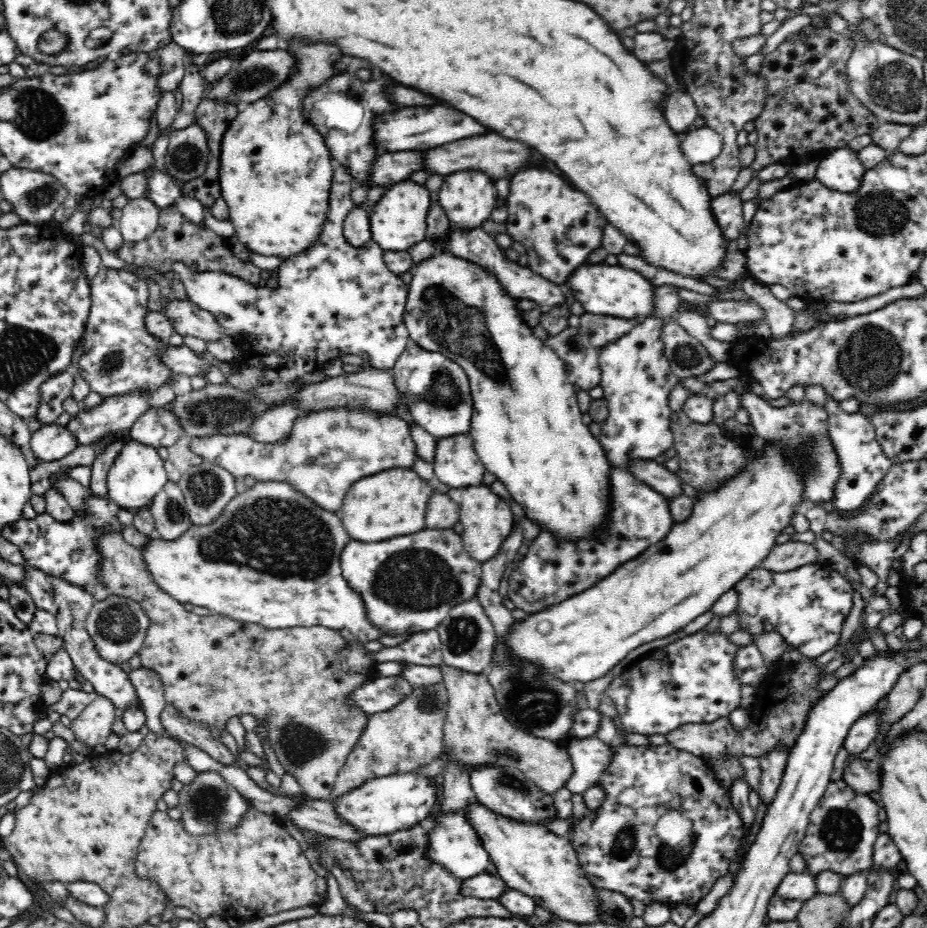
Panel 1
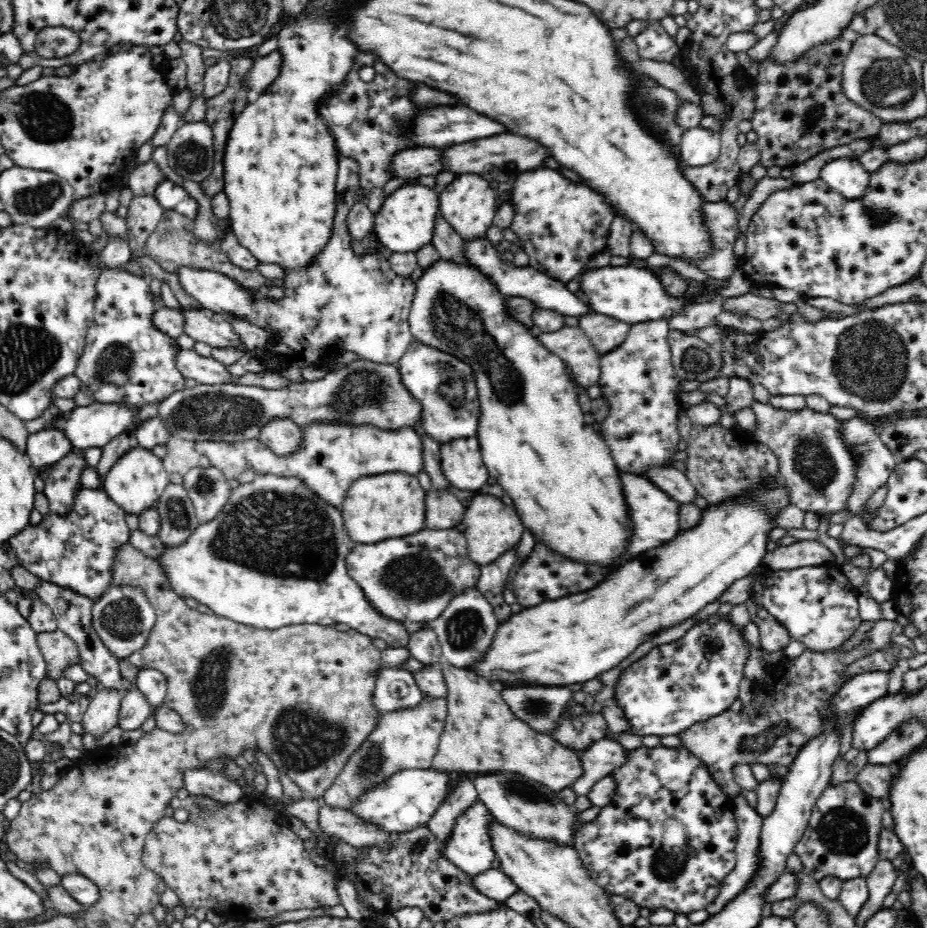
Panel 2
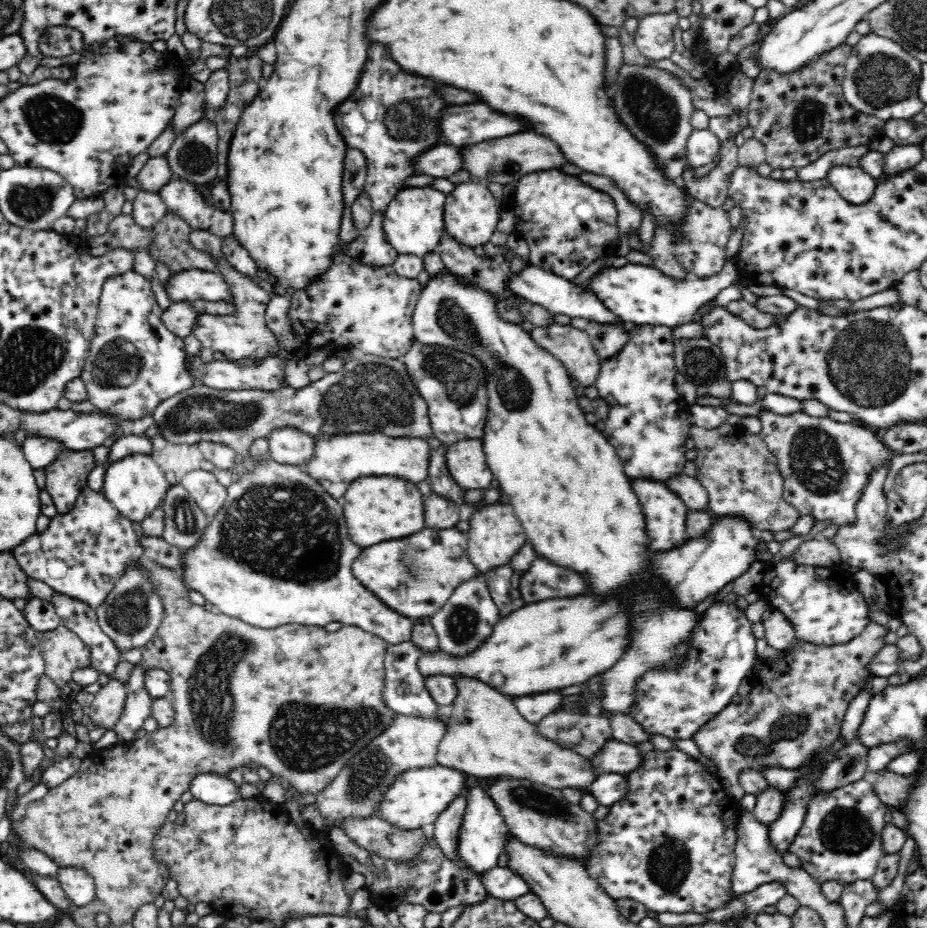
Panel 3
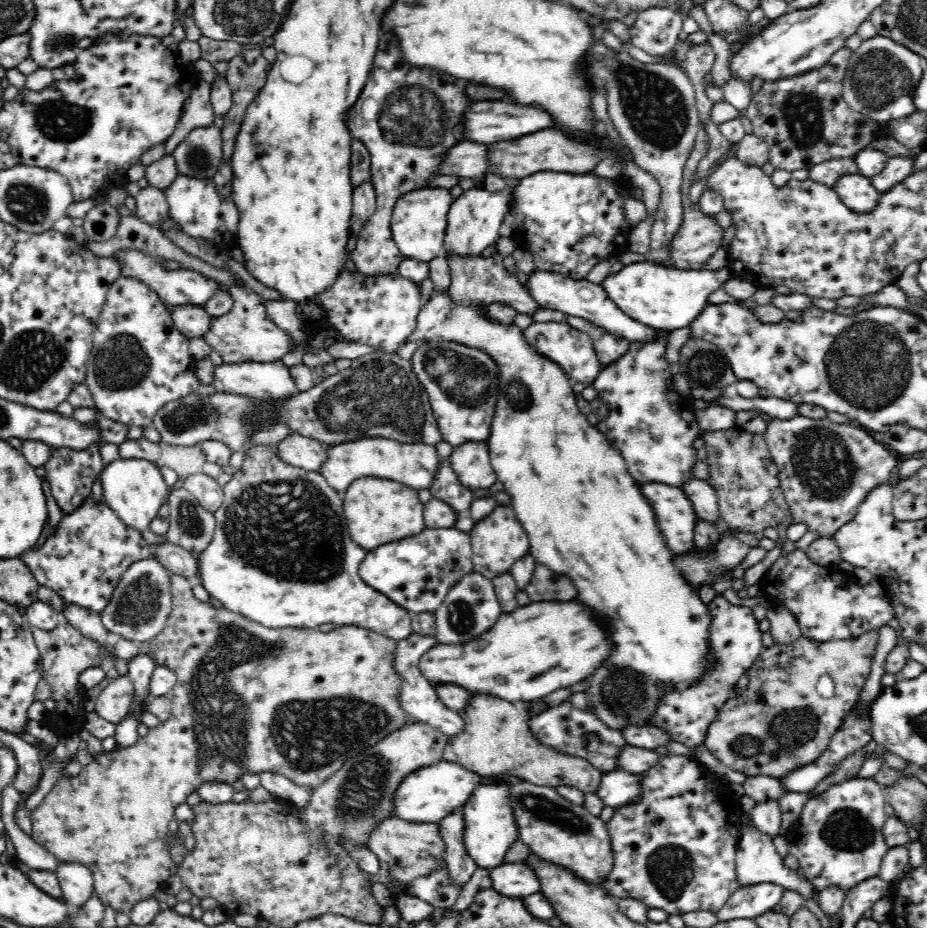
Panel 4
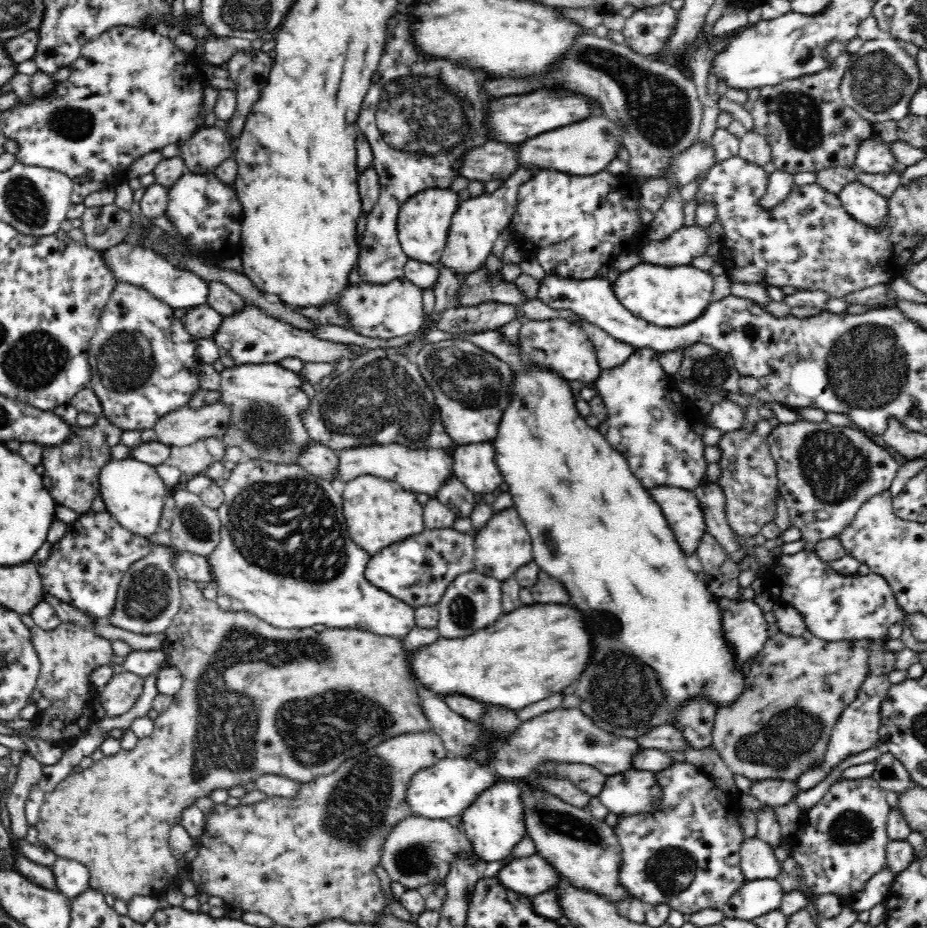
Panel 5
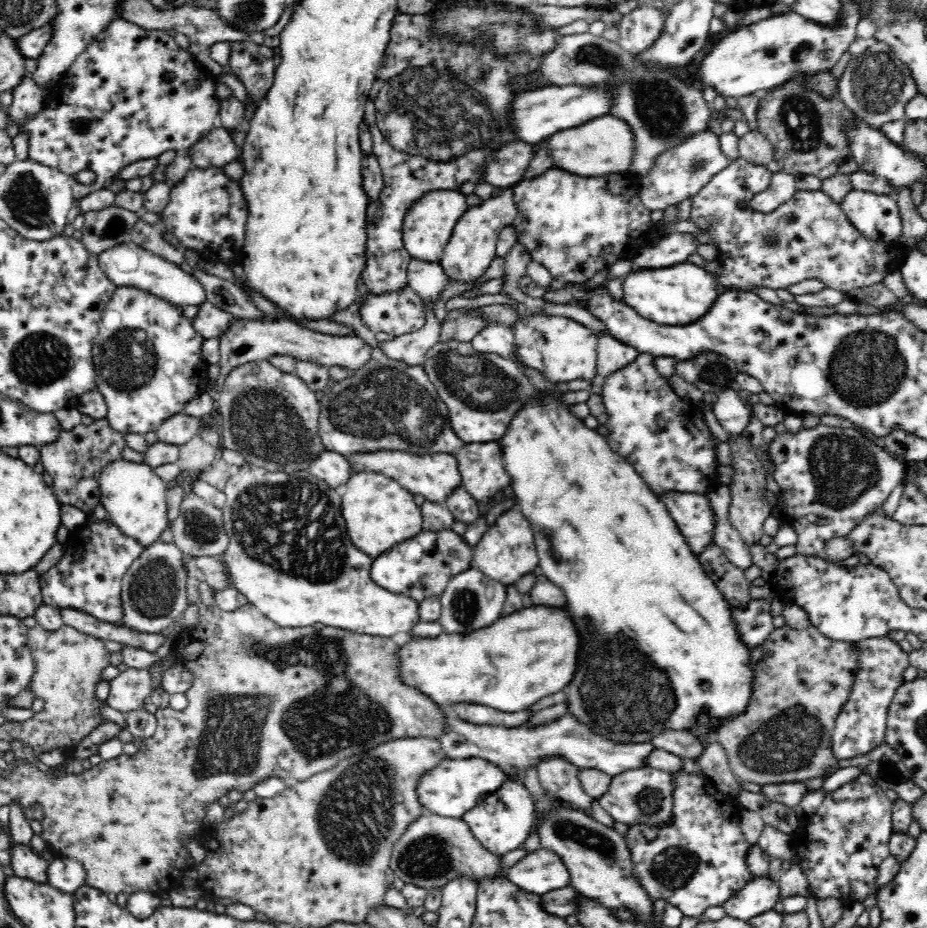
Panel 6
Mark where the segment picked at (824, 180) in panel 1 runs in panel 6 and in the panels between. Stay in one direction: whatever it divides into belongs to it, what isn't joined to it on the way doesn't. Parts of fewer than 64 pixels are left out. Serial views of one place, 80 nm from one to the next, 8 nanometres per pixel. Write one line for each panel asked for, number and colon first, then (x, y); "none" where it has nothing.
2: (847, 176)
3: (856, 186)
4: (857, 192)
5: (867, 206)
6: (876, 216)

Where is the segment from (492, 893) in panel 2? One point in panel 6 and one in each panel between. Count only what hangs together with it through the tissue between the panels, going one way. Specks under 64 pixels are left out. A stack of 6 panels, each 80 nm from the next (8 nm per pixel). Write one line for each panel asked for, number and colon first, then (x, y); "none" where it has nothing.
3: (502, 883)
4: (516, 880)
5: (530, 876)
6: (541, 871)

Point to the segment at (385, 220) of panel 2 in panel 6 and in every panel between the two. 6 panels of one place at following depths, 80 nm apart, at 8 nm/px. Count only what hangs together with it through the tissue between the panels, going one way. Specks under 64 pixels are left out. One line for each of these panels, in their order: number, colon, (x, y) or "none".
3: (413, 222)
4: (418, 223)
5: (423, 221)
6: (427, 228)

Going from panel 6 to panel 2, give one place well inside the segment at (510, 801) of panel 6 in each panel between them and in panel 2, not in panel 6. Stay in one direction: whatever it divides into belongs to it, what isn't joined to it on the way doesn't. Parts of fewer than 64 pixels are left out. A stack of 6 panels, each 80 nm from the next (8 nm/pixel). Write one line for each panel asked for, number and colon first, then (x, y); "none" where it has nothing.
2: (468, 847)
3: (482, 833)
4: (489, 831)
5: (494, 823)

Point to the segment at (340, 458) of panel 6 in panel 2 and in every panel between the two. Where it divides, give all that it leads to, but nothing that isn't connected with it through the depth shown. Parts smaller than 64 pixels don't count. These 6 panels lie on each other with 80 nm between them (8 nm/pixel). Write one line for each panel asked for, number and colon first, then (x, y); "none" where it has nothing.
2: (281, 434)
3: (288, 445)
4: (302, 451)
5: (316, 458)

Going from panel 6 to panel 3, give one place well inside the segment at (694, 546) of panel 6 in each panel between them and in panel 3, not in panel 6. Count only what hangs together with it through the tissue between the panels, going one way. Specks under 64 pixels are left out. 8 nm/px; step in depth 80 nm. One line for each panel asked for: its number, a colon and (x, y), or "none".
3: (664, 513)
4: (675, 516)
5: (681, 510)

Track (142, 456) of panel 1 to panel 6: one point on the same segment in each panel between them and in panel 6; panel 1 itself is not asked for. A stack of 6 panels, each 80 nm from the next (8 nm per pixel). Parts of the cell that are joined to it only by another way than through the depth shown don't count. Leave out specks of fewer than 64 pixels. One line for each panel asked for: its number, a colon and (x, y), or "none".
2: (135, 482)
3: (135, 485)
4: (135, 489)
5: (134, 493)
6: (134, 496)

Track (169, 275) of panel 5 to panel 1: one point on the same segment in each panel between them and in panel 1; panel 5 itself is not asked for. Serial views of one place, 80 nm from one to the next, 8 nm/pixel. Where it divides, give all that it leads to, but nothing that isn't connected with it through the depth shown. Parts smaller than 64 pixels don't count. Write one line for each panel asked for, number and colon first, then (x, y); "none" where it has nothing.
1: (332, 299)
2: (341, 302)
3: (193, 284)
4: (181, 286)

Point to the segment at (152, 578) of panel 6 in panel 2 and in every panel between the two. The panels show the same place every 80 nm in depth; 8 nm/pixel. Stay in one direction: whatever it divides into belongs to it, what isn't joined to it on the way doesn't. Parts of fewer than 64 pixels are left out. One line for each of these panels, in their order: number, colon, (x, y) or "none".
2: (123, 618)
3: (132, 612)
4: (141, 604)
5: (148, 598)

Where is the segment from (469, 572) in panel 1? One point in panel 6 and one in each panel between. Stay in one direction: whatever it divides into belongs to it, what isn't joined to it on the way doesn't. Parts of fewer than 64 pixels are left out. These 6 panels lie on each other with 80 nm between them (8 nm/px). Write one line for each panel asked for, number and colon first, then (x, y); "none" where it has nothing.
2: (415, 578)
3: (415, 576)
4: (416, 573)
5: (417, 570)
6: (421, 567)

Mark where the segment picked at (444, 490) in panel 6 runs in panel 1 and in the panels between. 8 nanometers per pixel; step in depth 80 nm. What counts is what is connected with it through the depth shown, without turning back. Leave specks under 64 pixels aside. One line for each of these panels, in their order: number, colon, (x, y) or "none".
1: (326, 450)
2: (334, 454)
3: (339, 459)
4: (414, 465)
5: (419, 470)

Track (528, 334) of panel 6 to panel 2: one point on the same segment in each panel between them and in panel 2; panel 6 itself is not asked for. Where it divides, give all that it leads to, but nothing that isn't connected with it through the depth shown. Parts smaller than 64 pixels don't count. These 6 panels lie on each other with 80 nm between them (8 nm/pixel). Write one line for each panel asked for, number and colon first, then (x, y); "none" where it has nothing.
2: (571, 344)
3: (572, 346)
4: (572, 349)
5: (559, 344)

